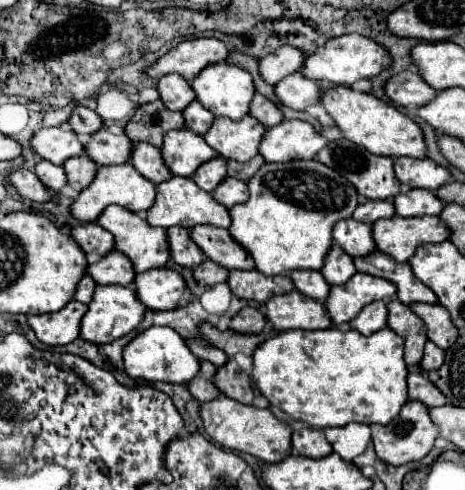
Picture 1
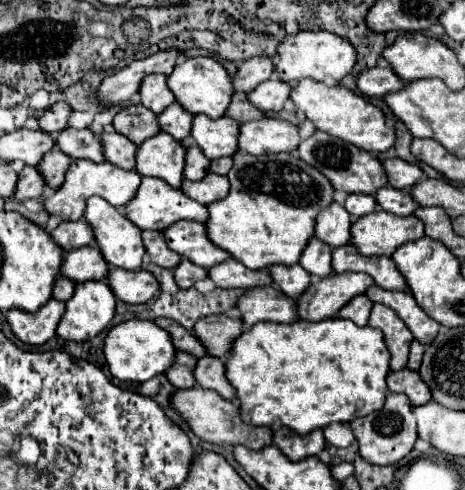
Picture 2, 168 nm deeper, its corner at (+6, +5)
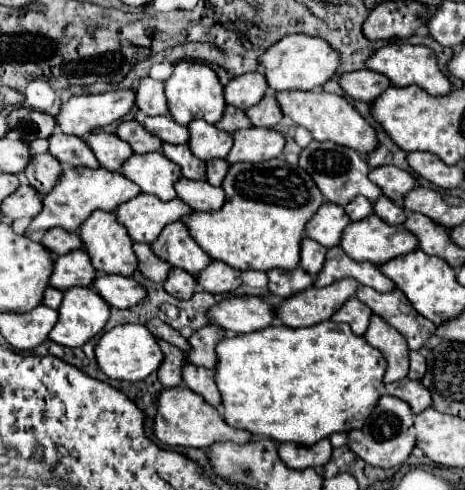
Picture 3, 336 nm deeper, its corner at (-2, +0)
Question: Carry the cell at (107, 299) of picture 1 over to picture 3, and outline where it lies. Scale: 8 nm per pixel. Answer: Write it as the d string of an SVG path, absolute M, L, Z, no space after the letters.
M72 287L64 291L58 321L48 337L64 347L82 347L104 329L108 317L110 307L96 297L96 291L90 287Z

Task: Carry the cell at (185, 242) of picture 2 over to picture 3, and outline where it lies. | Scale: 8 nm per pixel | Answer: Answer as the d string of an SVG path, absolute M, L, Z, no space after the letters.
M174 221L170 225L166 225L160 233L160 237L150 245L152 253L170 263L172 267L184 269L192 275L200 273L200 269L208 267L208 263L212 261L198 245L196 241L192 241L192 237L188 235L188 229L182 221Z

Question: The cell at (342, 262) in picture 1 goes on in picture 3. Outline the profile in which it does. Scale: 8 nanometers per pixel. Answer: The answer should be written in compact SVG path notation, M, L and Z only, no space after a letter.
M304 237L300 243L300 267L310 273L318 275L326 257L326 247L318 241L312 241L310 237Z

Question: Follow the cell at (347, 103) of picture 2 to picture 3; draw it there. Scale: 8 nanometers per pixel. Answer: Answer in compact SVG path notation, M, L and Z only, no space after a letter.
M292 91L292 93L274 93L280 111L296 125L306 127L316 141L334 141L338 145L350 147L360 155L374 151L376 147L376 133L374 129L362 119L362 115L340 95L326 93L326 91Z

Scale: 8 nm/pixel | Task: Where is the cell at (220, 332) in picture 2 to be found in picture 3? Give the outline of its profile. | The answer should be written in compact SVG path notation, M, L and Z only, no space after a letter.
M204 325L190 339L190 351L186 353L186 361L198 367L214 369L216 367L216 343L224 339L226 333L216 325Z

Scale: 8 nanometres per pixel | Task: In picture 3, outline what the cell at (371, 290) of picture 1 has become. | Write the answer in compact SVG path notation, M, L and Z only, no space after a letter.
M352 279L334 281L328 287L312 287L302 293L296 293L284 299L276 307L276 317L280 317L286 327L308 327L314 323L322 323L336 313L344 301L348 301L358 289L358 283Z

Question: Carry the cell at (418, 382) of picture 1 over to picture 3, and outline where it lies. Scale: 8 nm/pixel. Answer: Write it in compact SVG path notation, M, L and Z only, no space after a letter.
M404 377L396 383L388 383L386 393L406 401L410 405L412 413L420 413L432 405L432 399L428 397L428 389L424 389L424 385L420 385L420 381L412 381L408 377Z

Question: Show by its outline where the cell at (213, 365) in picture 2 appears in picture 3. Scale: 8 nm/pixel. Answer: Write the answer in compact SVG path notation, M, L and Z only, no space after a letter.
M186 363L182 367L182 381L188 389L192 389L194 393L202 395L202 399L220 409L220 391L216 389L216 383L212 381L212 369L204 369L204 367L196 367L196 365L190 365Z

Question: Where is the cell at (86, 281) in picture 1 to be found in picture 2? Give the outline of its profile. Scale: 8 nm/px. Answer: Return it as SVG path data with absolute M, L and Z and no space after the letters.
M58 276L58 278L56 278L56 288L54 288L54 294L52 294L52 296L54 296L56 300L66 302L68 296L74 294L74 288L76 288L76 282L74 282L74 280L70 280L70 278L66 278L66 276Z

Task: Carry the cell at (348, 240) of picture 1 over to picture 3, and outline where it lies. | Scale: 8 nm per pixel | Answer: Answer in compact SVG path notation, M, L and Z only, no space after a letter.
M324 203L314 217L306 223L306 235L324 247L336 247L340 243L340 233L350 223L344 207L336 203Z

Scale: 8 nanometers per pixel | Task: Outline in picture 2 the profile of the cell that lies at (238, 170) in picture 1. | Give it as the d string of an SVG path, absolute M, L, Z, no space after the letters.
M220 158L210 164L210 172L220 174L220 176L226 176L230 172L230 168L232 168L232 158Z

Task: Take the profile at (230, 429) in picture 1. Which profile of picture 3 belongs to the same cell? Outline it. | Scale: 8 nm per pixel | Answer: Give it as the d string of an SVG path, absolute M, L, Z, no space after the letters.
M184 385L162 389L156 395L156 403L158 403L158 413L154 417L154 435L170 447L180 445L180 447L208 449L218 441L234 441L234 443L252 441L250 433L240 433L240 429L228 427L214 407L204 405L204 401L200 401L200 397L196 397L196 393L192 393Z

